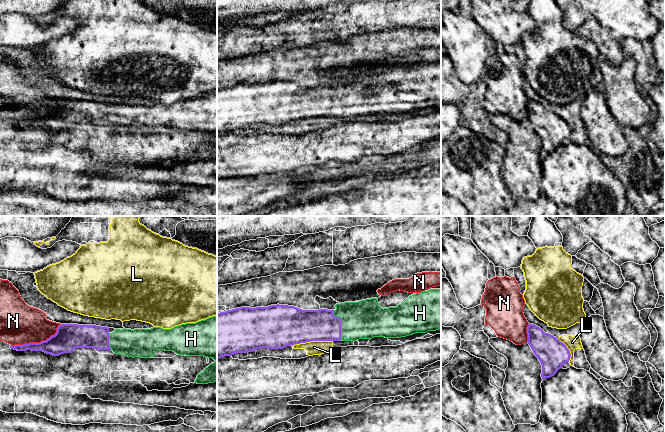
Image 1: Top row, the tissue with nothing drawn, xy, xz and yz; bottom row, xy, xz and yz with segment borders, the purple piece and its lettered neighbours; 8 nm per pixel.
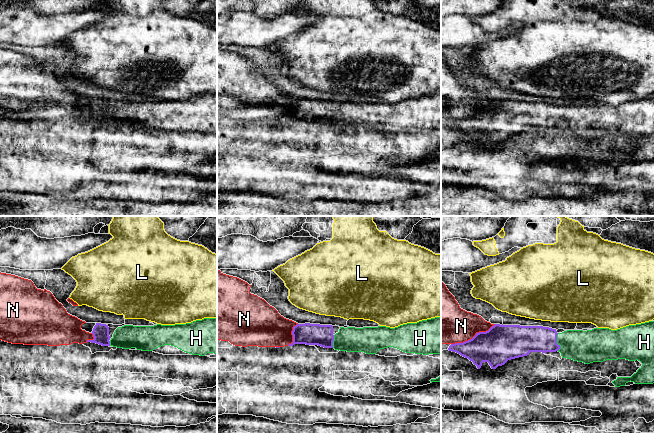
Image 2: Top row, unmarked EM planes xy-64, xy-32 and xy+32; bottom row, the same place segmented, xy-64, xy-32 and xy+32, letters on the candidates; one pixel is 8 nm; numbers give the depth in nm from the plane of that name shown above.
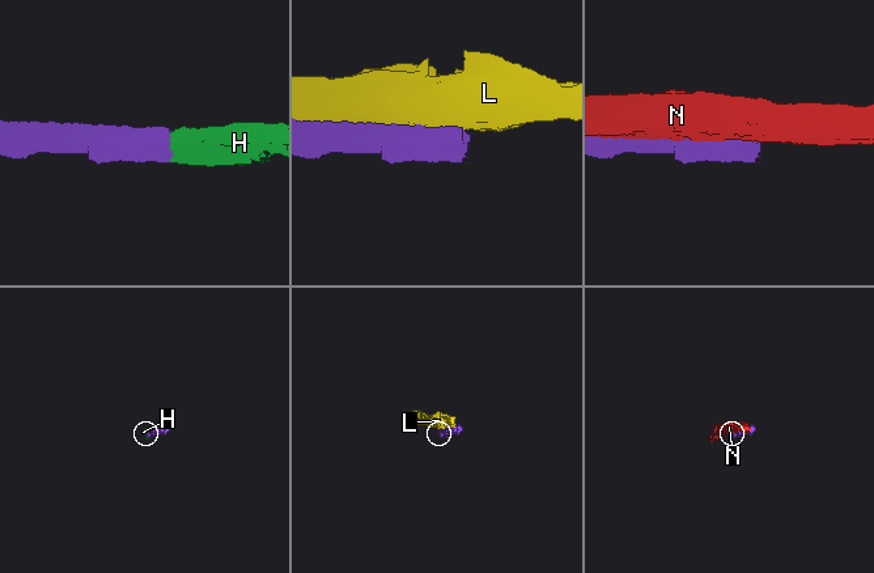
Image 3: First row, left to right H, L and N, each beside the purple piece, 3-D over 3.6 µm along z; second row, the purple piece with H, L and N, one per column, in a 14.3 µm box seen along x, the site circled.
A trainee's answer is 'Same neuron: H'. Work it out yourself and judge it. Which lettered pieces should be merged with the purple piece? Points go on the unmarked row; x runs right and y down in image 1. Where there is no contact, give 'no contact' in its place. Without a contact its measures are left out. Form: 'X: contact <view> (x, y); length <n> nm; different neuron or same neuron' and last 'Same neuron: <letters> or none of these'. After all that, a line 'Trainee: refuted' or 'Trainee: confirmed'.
H: contact xz (340, 99); length 240 nm; same neuron
L: contact xz (312, 116); length 340 nm; different neuron
N: contact xy (38, 119); length 440 nm; different neuron
Same neuron: H
Trainee: confirmed

